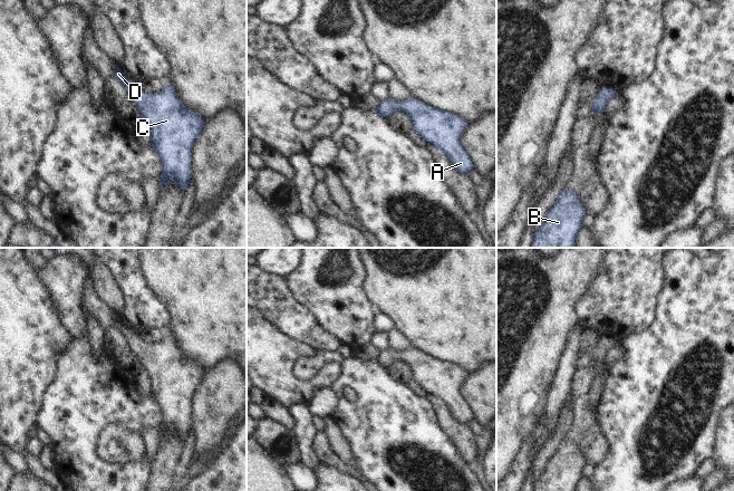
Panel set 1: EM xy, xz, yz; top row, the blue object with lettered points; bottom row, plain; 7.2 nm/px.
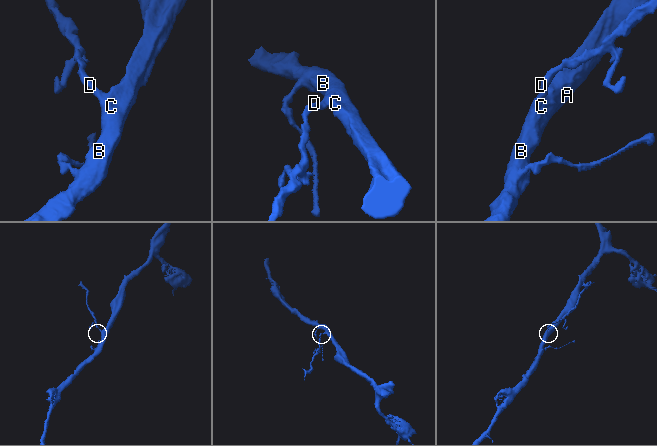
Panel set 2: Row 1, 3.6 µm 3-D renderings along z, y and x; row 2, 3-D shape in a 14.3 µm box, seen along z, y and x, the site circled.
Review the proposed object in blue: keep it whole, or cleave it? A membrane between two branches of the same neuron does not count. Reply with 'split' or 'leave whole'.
leave whole

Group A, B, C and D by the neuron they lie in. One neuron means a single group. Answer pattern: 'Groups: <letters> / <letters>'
Groups: A B C D.

